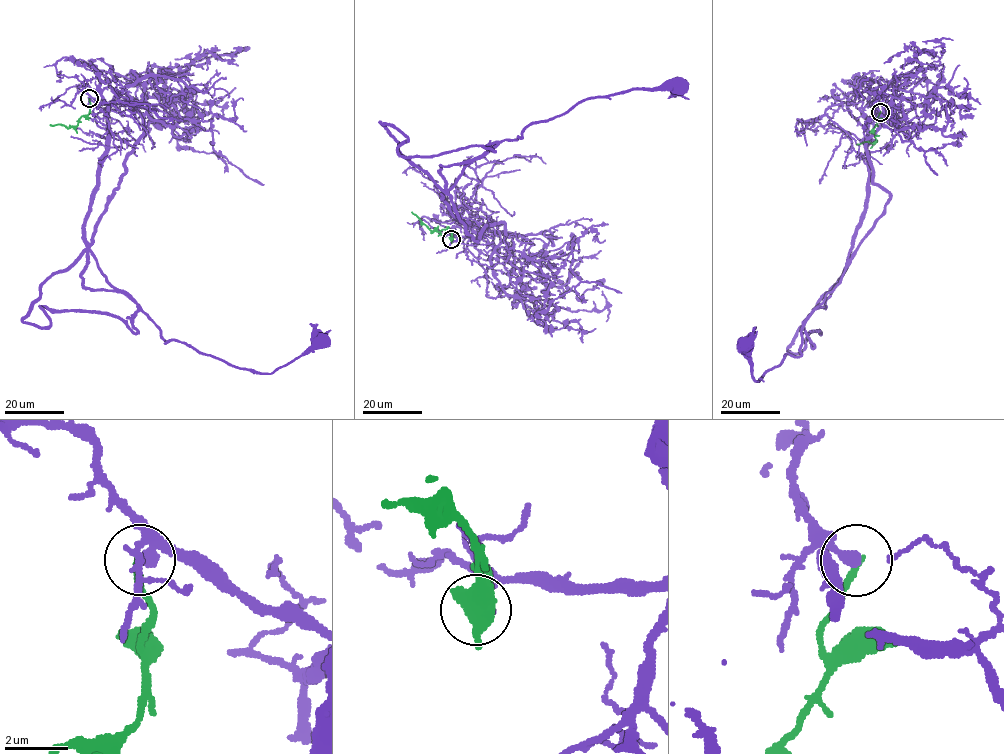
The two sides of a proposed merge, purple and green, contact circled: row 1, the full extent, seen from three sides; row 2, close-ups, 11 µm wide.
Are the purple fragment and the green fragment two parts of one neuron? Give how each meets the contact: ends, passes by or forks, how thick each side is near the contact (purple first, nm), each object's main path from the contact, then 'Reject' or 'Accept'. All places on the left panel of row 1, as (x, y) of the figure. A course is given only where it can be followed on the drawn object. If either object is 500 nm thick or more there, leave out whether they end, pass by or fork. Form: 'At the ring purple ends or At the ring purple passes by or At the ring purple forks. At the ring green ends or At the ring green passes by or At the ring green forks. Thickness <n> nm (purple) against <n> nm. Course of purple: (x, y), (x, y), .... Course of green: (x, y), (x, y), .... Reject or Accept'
At the ring purple ends. At the ring green ends. Thickness 400 nm (purple) against 200 nm. Course of purple: (89, 99), (109, 105), (106, 157), (85, 223), (87, 247), (165, 343), (271, 373), (319, 342). Course of green: (89, 99), (89, 113), (82, 115), (76, 126), (49, 125). Reject

